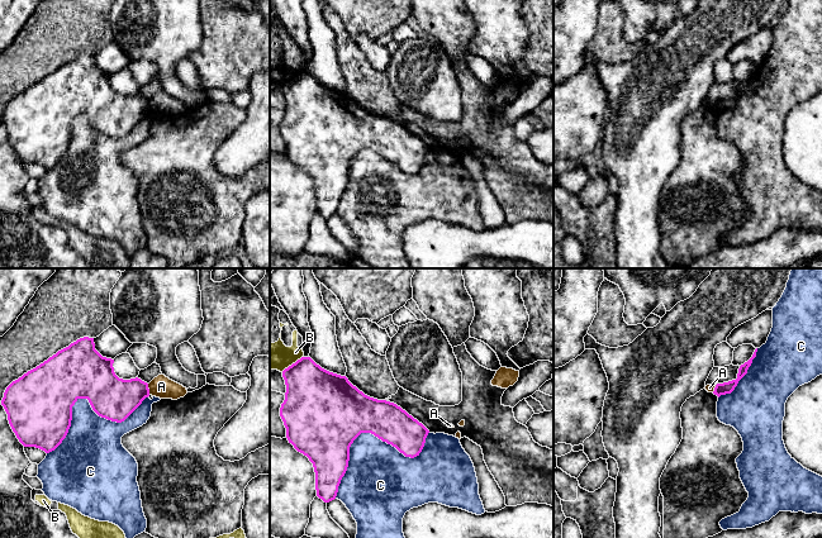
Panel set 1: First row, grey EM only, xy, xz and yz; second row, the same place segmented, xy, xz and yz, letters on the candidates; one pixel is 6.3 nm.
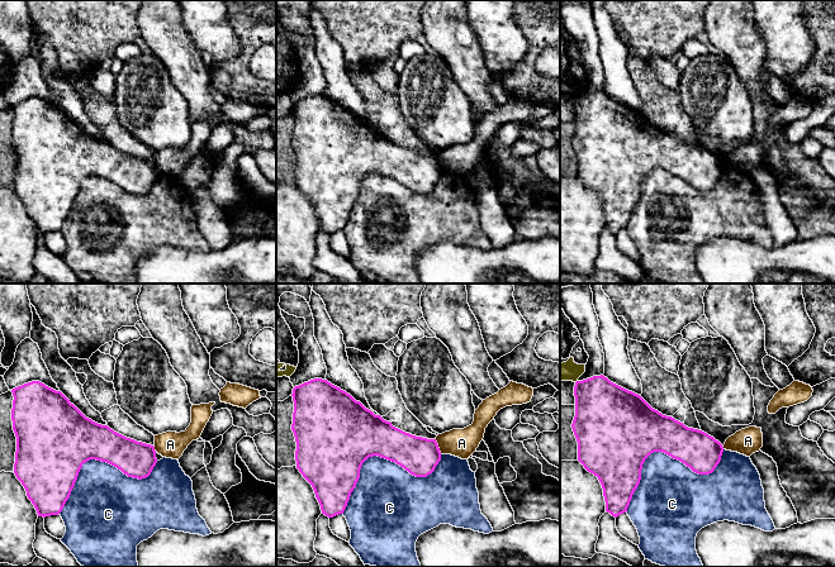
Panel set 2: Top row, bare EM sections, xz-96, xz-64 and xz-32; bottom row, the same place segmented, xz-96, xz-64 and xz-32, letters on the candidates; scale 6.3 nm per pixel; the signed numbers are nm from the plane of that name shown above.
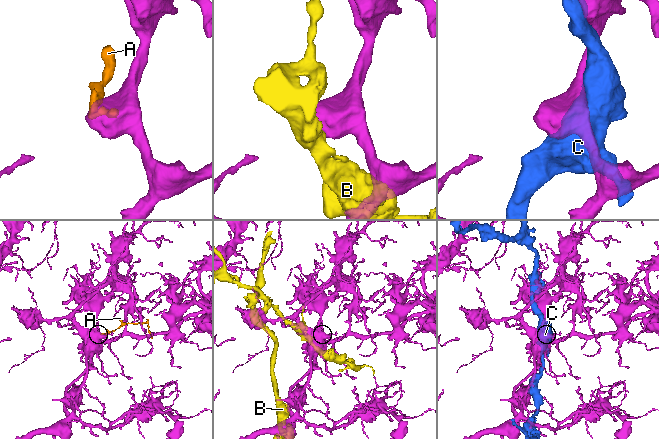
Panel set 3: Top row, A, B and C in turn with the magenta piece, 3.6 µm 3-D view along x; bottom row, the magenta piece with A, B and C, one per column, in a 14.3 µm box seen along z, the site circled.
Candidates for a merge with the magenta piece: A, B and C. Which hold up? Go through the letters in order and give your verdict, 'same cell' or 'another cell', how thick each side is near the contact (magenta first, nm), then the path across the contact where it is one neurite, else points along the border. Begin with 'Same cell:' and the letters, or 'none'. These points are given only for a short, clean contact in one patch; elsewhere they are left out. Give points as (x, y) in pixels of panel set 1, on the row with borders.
Same cell: none
A: another cell; 280 nm thick on the magenta side, 140 nm on the other; border along xy (147, 384), (150, 394)
B: another cell; 380 nm thick on the magenta side, 180 nm on the other
C: another cell; 420 nm thick on the magenta side, 360 nm on the other

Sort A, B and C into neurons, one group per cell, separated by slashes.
A / B / C

